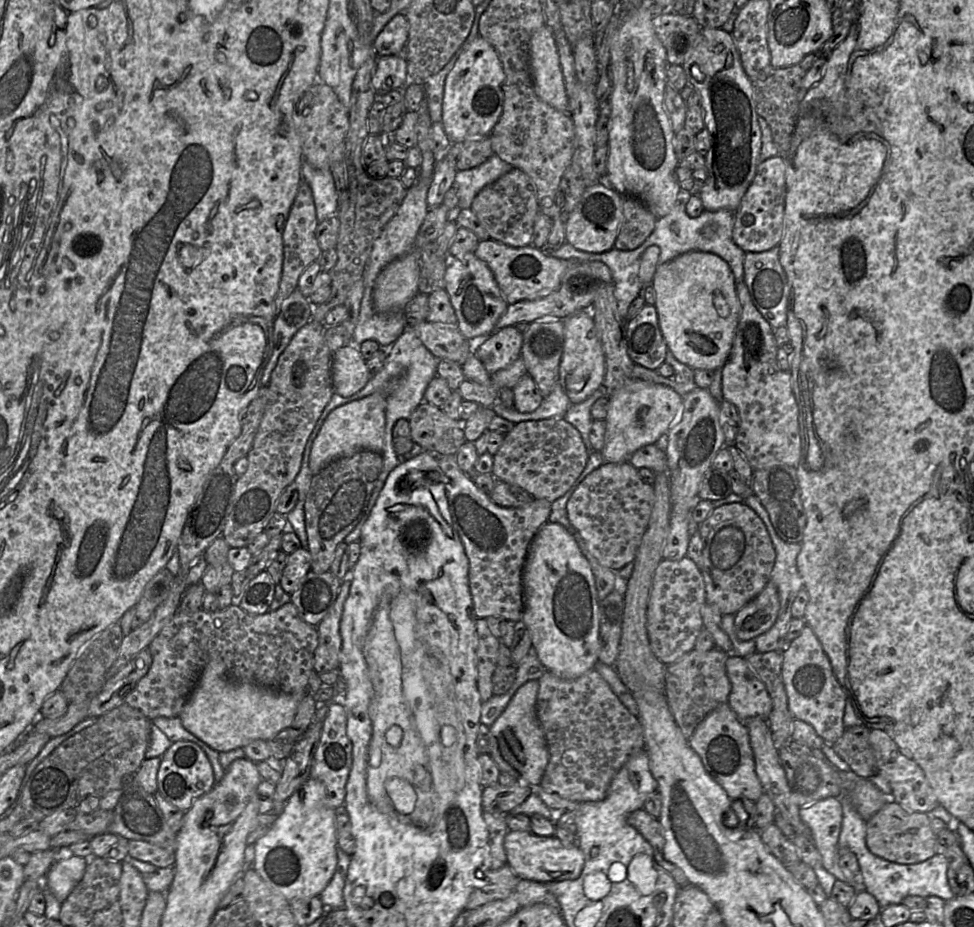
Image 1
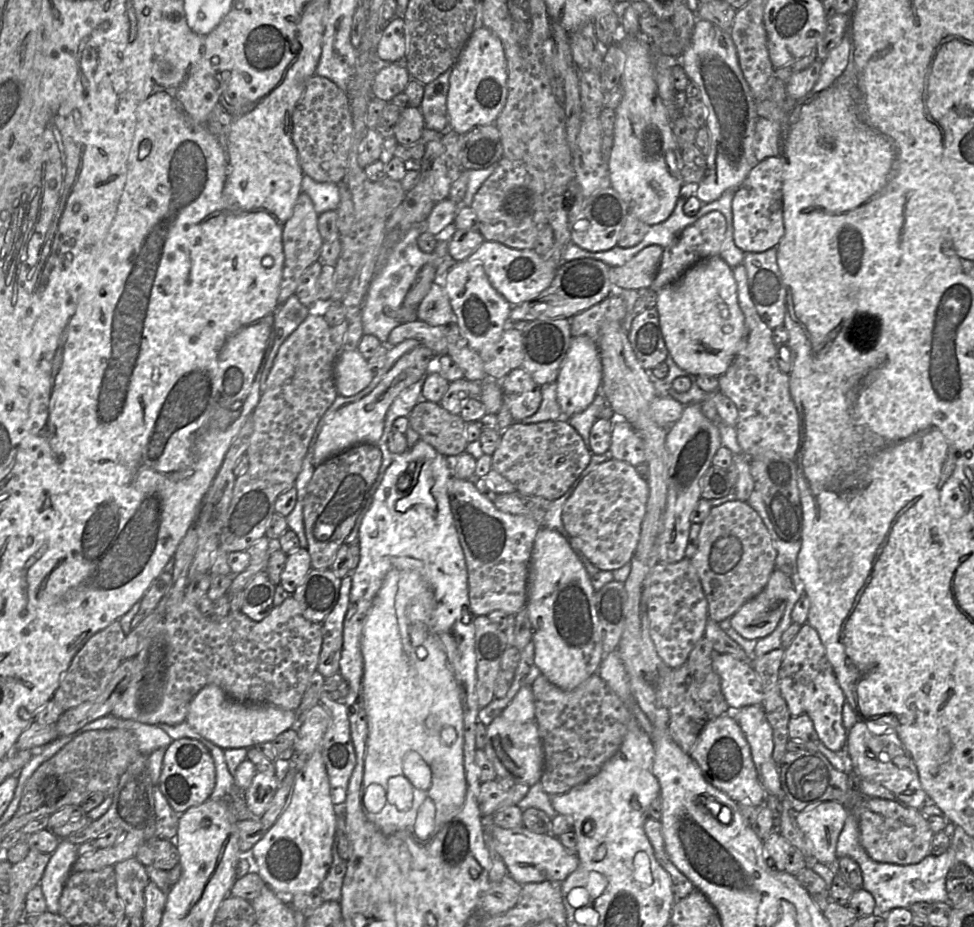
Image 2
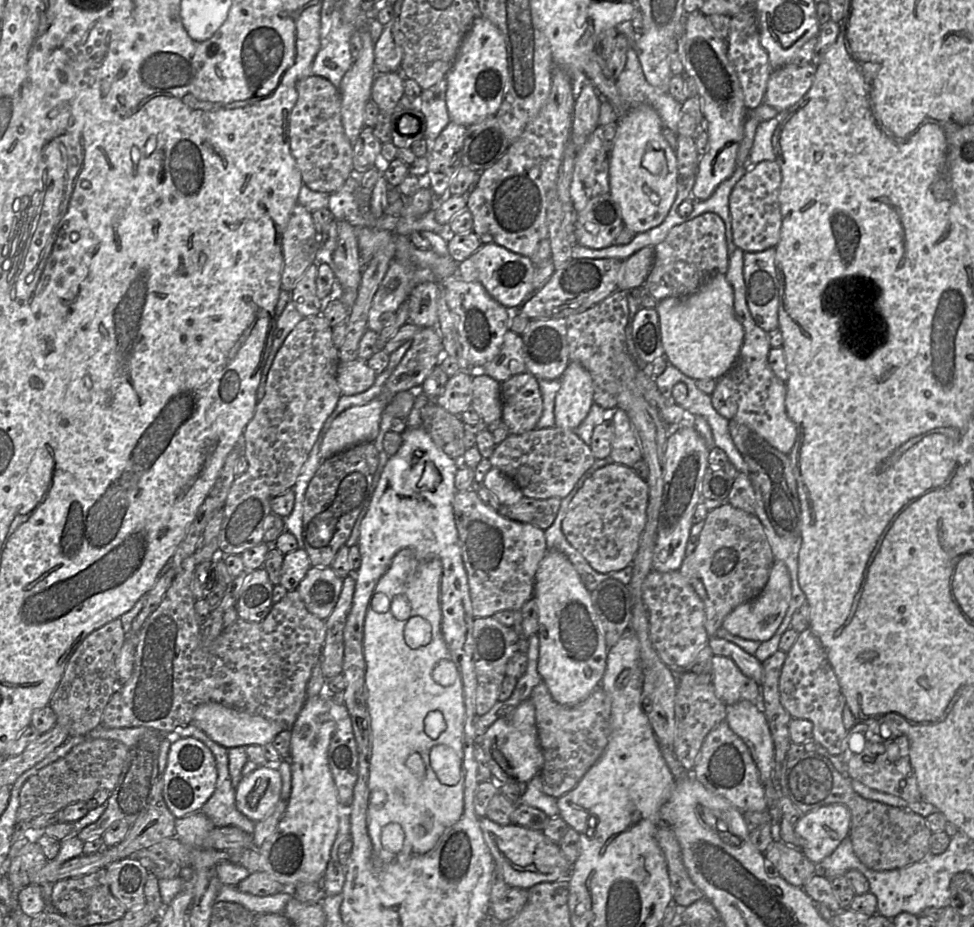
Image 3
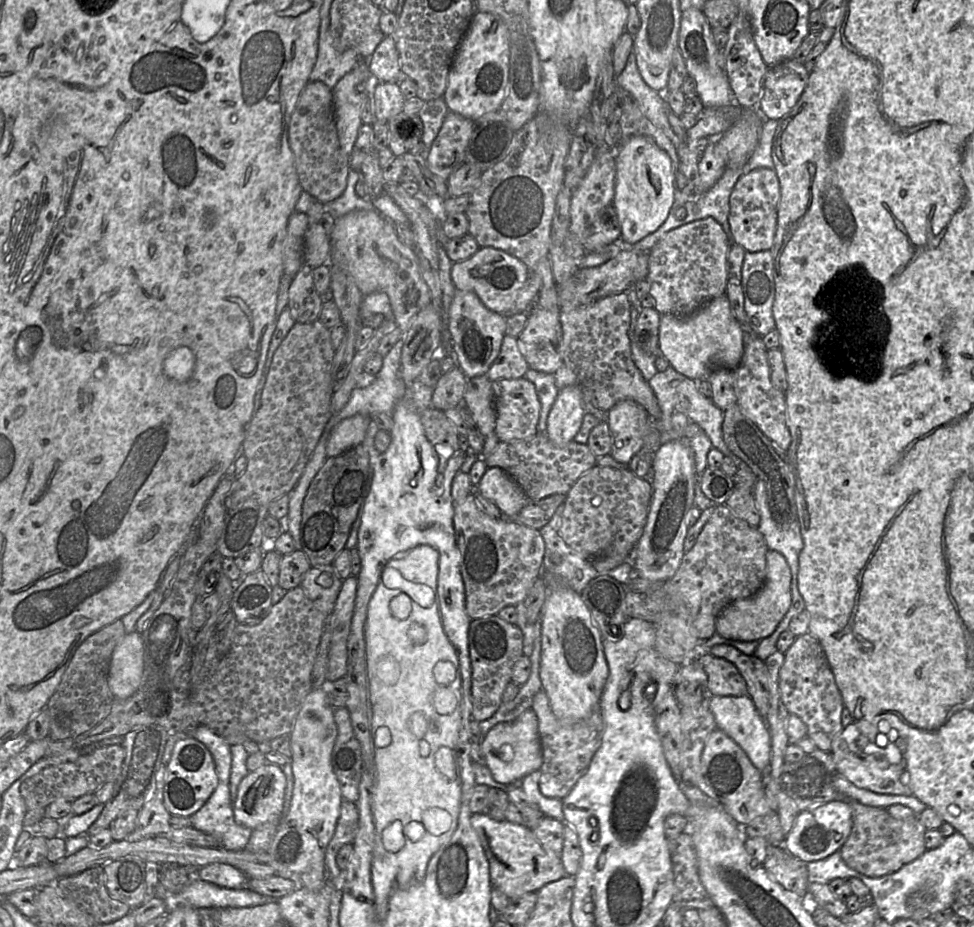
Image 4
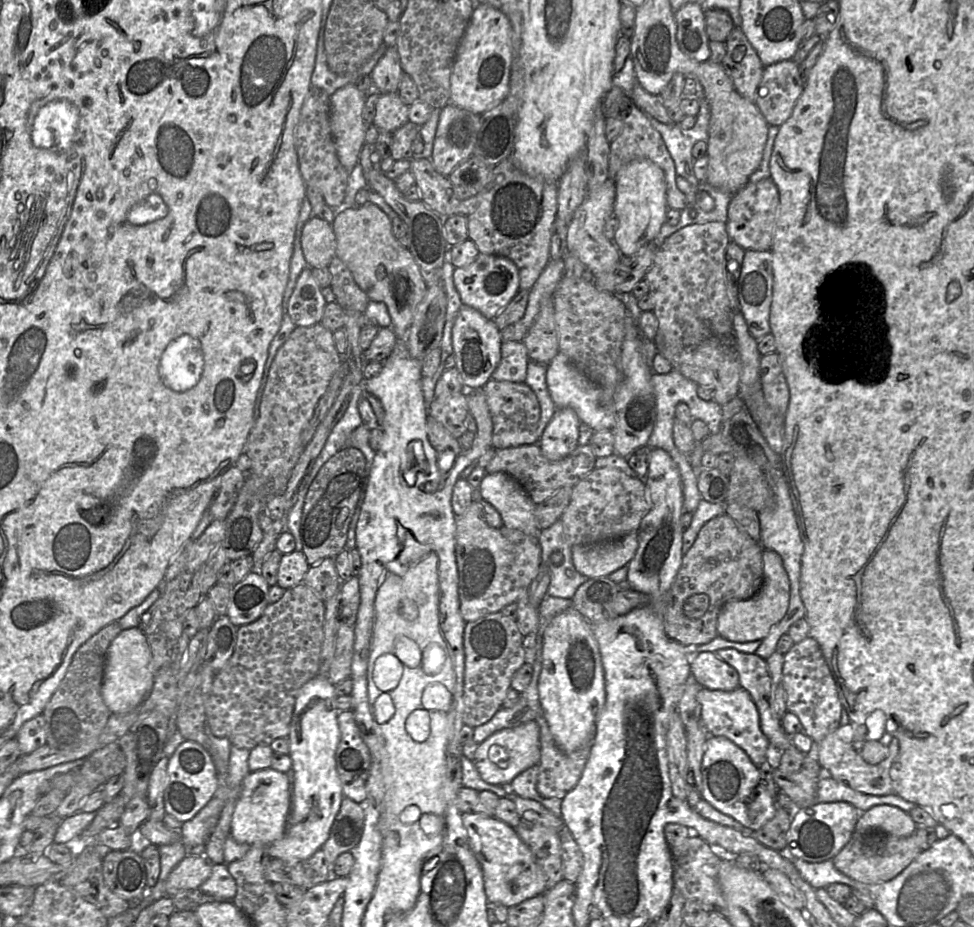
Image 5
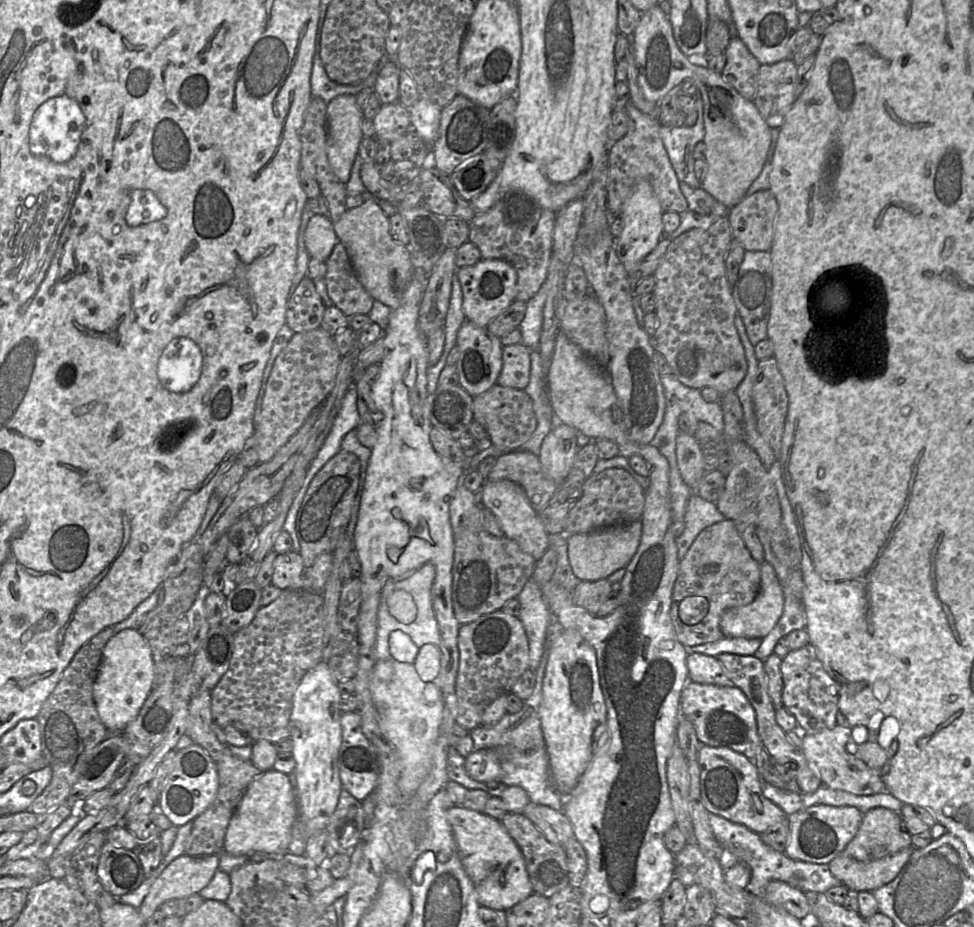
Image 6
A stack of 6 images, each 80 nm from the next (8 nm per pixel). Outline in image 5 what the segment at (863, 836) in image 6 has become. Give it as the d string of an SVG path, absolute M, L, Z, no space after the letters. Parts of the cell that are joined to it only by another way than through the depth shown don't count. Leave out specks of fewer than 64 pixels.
M881 804L861 812L854 831L858 834L881 832L894 837L908 837L917 827L909 813Z

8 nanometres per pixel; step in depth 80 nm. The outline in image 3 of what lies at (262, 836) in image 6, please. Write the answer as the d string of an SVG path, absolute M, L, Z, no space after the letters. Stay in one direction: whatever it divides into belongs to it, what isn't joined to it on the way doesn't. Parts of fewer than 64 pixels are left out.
M272 764L259 766L236 787L237 809L253 822L267 817L281 800L282 779Z

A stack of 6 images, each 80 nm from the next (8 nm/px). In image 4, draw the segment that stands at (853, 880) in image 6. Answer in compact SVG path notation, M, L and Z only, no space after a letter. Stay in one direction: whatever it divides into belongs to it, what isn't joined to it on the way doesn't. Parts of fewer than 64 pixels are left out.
M849 800L852 807L852 829L839 849L844 862L851 869L872 878L882 877L900 870L925 851L925 826L918 817L907 820L893 818L885 808L866 806Z

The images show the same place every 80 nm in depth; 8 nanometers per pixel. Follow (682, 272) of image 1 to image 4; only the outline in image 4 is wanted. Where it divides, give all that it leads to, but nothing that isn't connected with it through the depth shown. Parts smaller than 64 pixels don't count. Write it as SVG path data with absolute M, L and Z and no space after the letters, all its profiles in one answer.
M723 294L719 297L710 300L702 307L700 307L697 311L695 311L693 314L687 317L676 317L671 314L660 315L658 338L659 338L659 355L662 355L664 358L666 358L670 363L670 365L672 366L672 368L675 369L677 372L693 380L702 380L702 379L707 380L708 375L713 371L719 369L735 368L739 364L743 354L743 333L740 328L740 325L738 324L737 320L733 316L730 303L726 294Z

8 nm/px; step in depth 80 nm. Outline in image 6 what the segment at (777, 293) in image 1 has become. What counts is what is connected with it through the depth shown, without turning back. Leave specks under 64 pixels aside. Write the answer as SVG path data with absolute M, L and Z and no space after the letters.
M745 251L731 294L737 313L743 320L749 341L755 346L767 338L772 296L772 262L769 251Z

